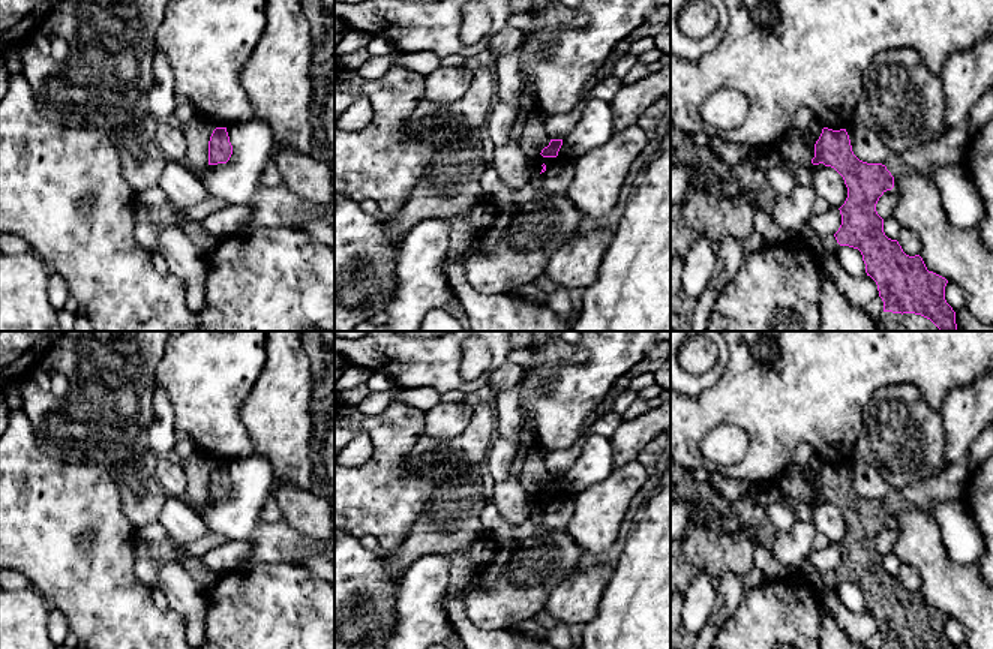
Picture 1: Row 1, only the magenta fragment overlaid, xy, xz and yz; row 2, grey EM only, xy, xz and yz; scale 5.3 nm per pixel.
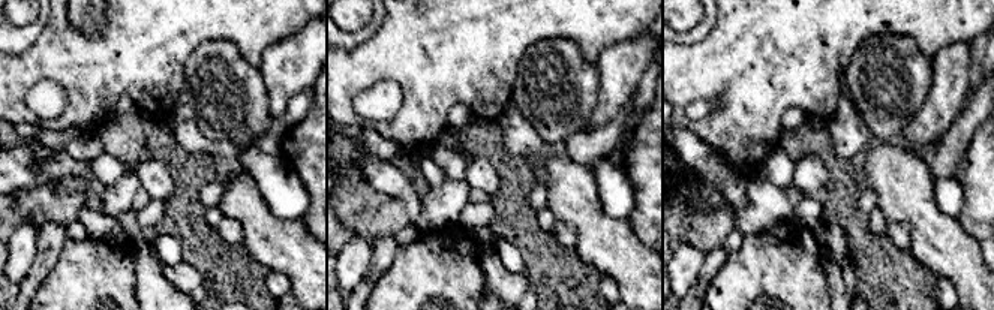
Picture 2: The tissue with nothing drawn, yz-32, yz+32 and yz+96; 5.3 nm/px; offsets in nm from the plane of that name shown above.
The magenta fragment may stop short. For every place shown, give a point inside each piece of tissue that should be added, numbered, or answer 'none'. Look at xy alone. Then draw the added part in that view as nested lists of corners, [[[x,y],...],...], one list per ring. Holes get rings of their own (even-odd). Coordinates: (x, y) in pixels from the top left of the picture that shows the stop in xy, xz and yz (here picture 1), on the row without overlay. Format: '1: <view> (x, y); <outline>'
none

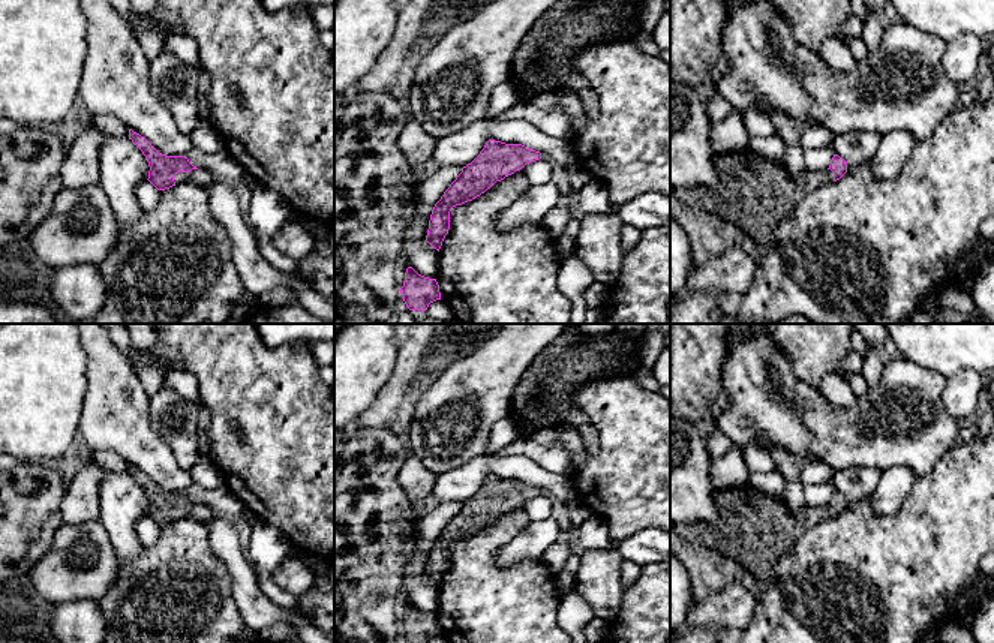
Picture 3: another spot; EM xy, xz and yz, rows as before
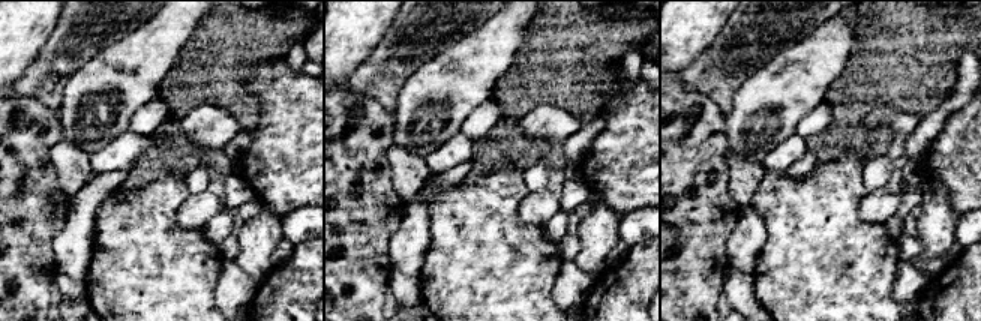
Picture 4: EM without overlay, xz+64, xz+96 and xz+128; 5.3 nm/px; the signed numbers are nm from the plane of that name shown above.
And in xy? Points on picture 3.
1: xy (203, 514); [[[192,505],[190,508],[175,510],[174,517],[175,517],[175,520],[178,520],[178,519],[195,519],[195,520],[207,525],[213,519],[213,514],[205,507]]]

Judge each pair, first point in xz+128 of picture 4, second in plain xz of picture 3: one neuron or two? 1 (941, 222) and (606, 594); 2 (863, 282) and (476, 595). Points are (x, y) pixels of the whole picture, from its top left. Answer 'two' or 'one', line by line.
1: one
2: one

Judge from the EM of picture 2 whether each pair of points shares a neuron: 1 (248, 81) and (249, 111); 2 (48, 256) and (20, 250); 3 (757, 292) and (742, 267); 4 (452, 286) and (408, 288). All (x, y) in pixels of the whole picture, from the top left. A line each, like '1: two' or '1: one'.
1: one
2: two
3: one
4: one

